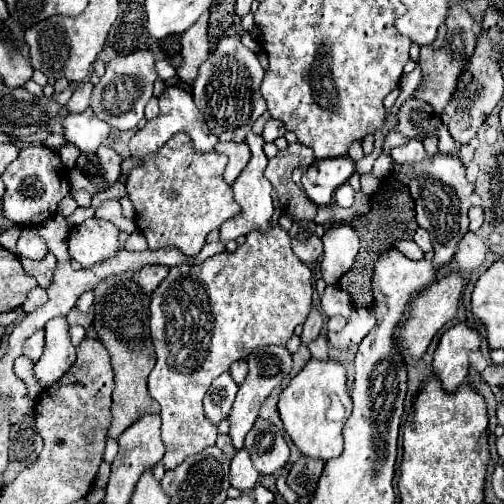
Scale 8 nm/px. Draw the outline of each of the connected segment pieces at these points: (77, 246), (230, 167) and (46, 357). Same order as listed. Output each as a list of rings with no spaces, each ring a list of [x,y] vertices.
[[[91,217],[69,233],[69,255],[83,267],[101,263],[117,253],[119,231],[113,223]]]
[[[231,141],[231,143],[217,143],[217,145],[215,145],[215,151],[227,155],[229,163],[227,163],[225,173],[223,173],[223,179],[225,179],[229,185],[233,185],[235,177],[241,175],[241,171],[243,171],[245,165],[249,163],[249,157],[251,157],[249,147],[247,147],[245,143],[233,143],[233,141]]]
[[[53,317],[45,325],[45,351],[33,367],[41,387],[49,387],[59,381],[63,373],[71,369],[75,357],[77,351],[71,343],[67,317]]]

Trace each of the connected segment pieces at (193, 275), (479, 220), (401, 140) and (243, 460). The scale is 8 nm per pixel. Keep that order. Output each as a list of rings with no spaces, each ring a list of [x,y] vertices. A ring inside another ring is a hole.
[[[269,225],[265,233],[261,231],[253,231],[253,233],[247,233],[247,241],[243,245],[239,245],[233,253],[229,251],[223,251],[223,253],[217,253],[213,255],[211,259],[207,259],[201,267],[187,267],[187,265],[179,265],[179,267],[173,267],[169,271],[169,275],[165,277],[165,281],[161,281],[161,285],[155,289],[153,297],[151,297],[151,339],[153,339],[153,347],[155,347],[155,353],[157,353],[157,363],[149,375],[149,395],[161,405],[161,419],[163,419],[163,425],[161,425],[161,439],[167,447],[165,451],[165,457],[163,457],[163,463],[165,463],[165,469],[175,469],[181,461],[185,461],[187,457],[191,455],[197,455],[201,453],[205,447],[211,447],[215,445],[215,437],[217,437],[217,427],[213,423],[209,423],[205,417],[203,417],[203,397],[205,393],[209,391],[209,385],[221,375],[221,373],[227,373],[231,363],[235,361],[245,361],[247,355],[259,347],[259,345],[285,345],[287,339],[293,335],[293,329],[301,323],[305,323],[309,311],[311,311],[311,301],[313,299],[313,279],[311,279],[311,269],[301,263],[293,251],[291,251],[291,239],[287,235],[287,231],[279,225]],[[187,275],[189,279],[193,279],[193,283],[197,285],[187,285]]]
[[[471,207],[469,209],[469,221],[471,221],[471,225],[469,225],[469,231],[479,231],[479,227],[483,225],[483,209],[481,207]]]
[[[391,131],[389,135],[387,135],[387,139],[385,139],[385,145],[383,145],[383,151],[389,155],[391,153],[391,149],[393,147],[397,147],[397,145],[405,145],[405,141],[409,141],[405,135],[401,135],[399,131]]]
[[[245,449],[237,451],[237,455],[231,461],[231,487],[245,493],[257,485],[257,479],[259,479],[259,473],[251,465],[249,453]]]

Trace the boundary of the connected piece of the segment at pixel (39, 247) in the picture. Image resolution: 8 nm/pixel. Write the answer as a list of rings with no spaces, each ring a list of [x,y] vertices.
[[[23,227],[21,237],[17,241],[17,253],[19,253],[19,257],[29,257],[33,261],[39,261],[49,253],[49,249],[47,249],[45,239],[39,237],[37,229]]]

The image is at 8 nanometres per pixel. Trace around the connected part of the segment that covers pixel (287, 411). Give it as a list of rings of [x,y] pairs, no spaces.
[[[311,359],[299,375],[295,375],[289,387],[279,397],[279,413],[287,435],[301,451],[303,457],[315,457],[329,461],[343,451],[343,425],[351,413],[351,397],[347,393],[345,369],[327,359]]]

